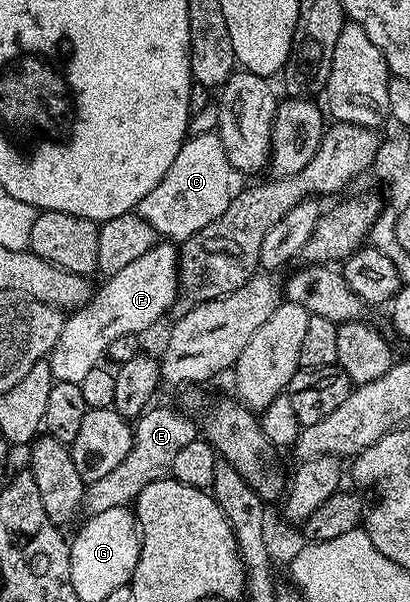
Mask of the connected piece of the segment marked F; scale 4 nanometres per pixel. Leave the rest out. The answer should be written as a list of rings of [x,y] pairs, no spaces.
[[[159,241],[143,257],[136,261],[131,261],[124,269],[119,269],[119,273],[108,276],[104,280],[102,287],[96,288],[95,294],[84,307],[76,308],[72,312],[73,316],[65,319],[63,329],[59,333],[59,341],[55,341],[53,350],[47,356],[49,368],[53,371],[54,380],[58,383],[80,383],[83,376],[90,369],[102,366],[105,354],[109,351],[109,346],[116,339],[121,339],[124,335],[137,335],[140,331],[145,331],[148,327],[153,327],[165,314],[174,310],[178,300],[178,248],[169,241]]]

